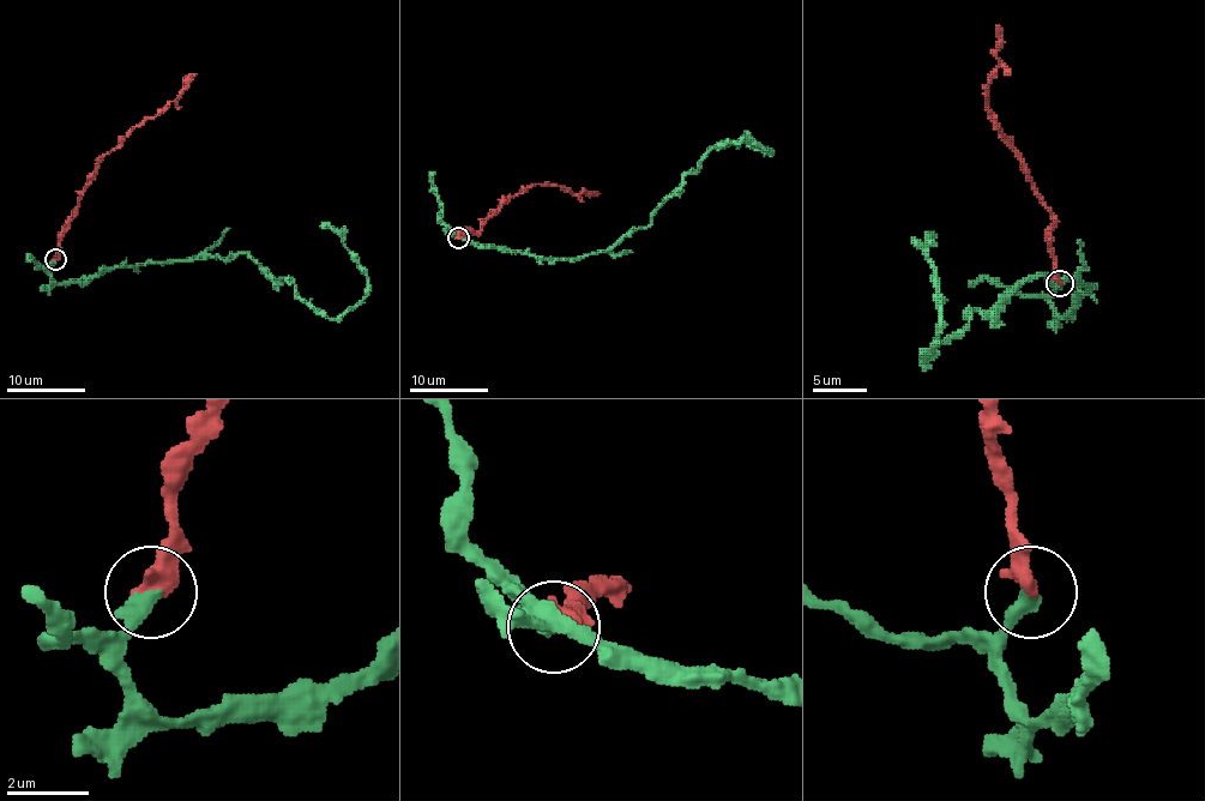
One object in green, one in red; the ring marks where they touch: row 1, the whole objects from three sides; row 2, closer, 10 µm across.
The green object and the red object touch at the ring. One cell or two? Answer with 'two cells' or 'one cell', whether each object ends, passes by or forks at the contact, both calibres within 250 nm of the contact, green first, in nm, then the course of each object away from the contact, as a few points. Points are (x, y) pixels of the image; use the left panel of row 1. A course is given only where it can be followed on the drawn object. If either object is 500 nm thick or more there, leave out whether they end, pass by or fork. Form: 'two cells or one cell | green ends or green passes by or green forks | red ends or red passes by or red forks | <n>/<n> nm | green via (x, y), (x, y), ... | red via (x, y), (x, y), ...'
one cell | 480/500 nm | green via (55, 259), (49, 275), (70, 283), (142, 264), (252, 256), (342, 318), (365, 295), (367, 271), (320, 227) | red via (55, 259), (61, 230), (97, 163), (132, 131), (173, 101), (197, 73)

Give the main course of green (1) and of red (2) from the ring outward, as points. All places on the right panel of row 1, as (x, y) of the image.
1: (1059, 284), (1050, 306), (1064, 317), (1089, 284), (1023, 278), (926, 366), (939, 332), (928, 257), (937, 238)
2: (1059, 284), (1050, 242), (1053, 216), (1018, 150), (986, 104), (986, 88), (999, 64), (999, 25)

